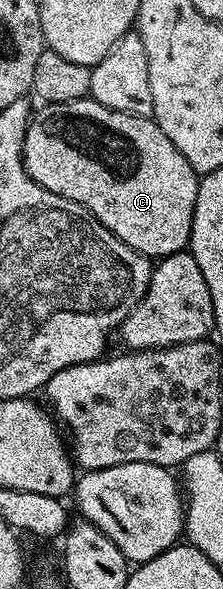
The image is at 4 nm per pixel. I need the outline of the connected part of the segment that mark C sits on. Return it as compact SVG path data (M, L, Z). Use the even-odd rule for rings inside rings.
M91 97L79 101L67 101L66 103L47 103L38 106L38 108L38 111L36 108L32 112L29 128L25 130L23 153L21 154L25 159L27 173L34 181L43 185L43 189L47 189L59 197L67 197L71 201L83 205L104 227L111 229L111 233L115 233L115 237L119 237L119 241L131 245L131 249L135 249L139 254L149 256L150 260L160 261L166 255L174 255L176 251L183 251L188 248L199 176L196 171L191 169L187 157L183 157L183 153L179 153L179 149L175 149L175 145L171 145L171 137L167 137L167 133L163 133L163 129L159 129L156 119L152 117L144 119L131 113L119 113L115 109L107 109L107 105L99 105Z

